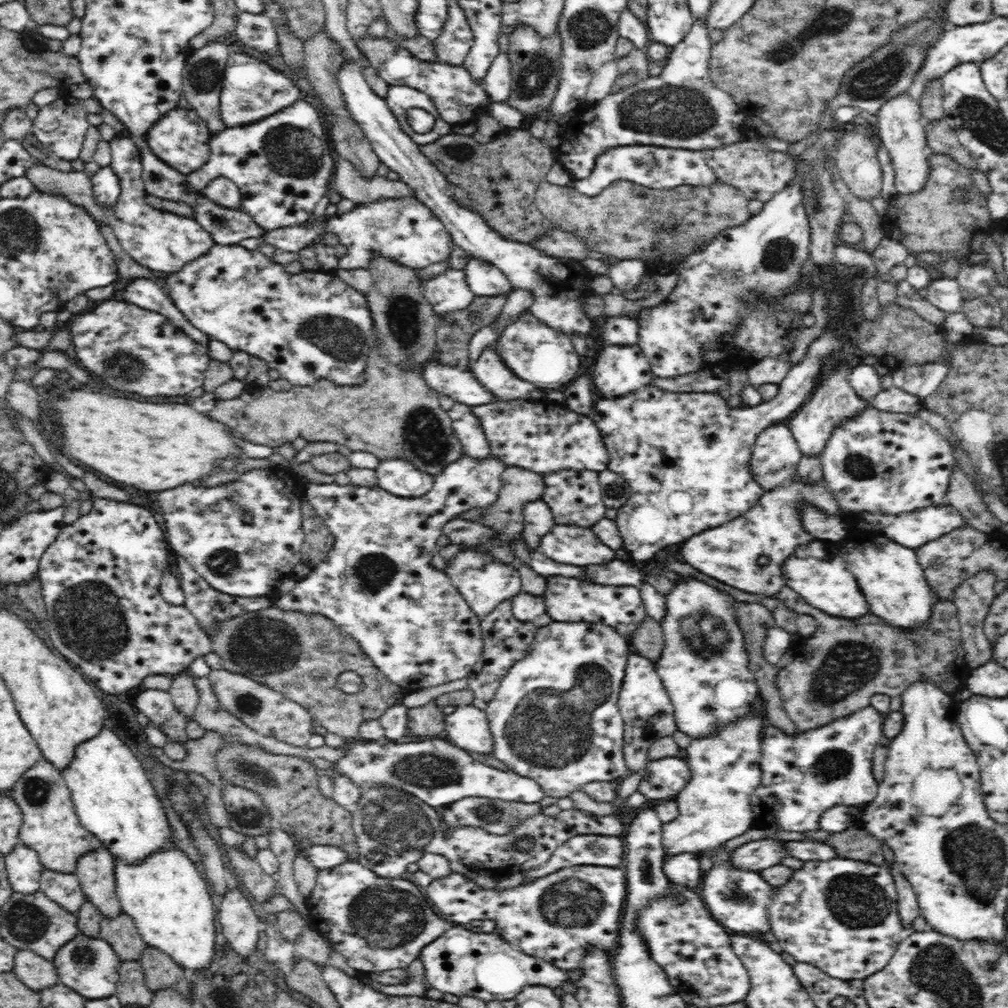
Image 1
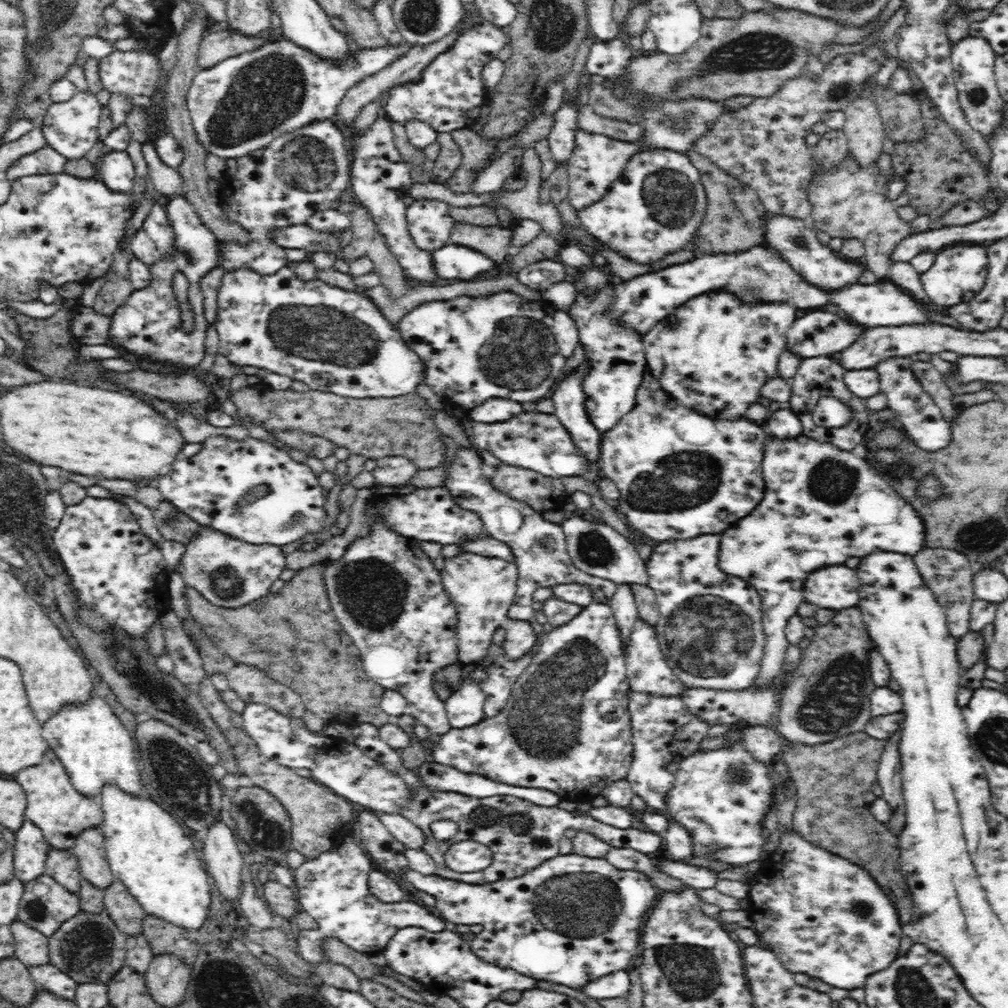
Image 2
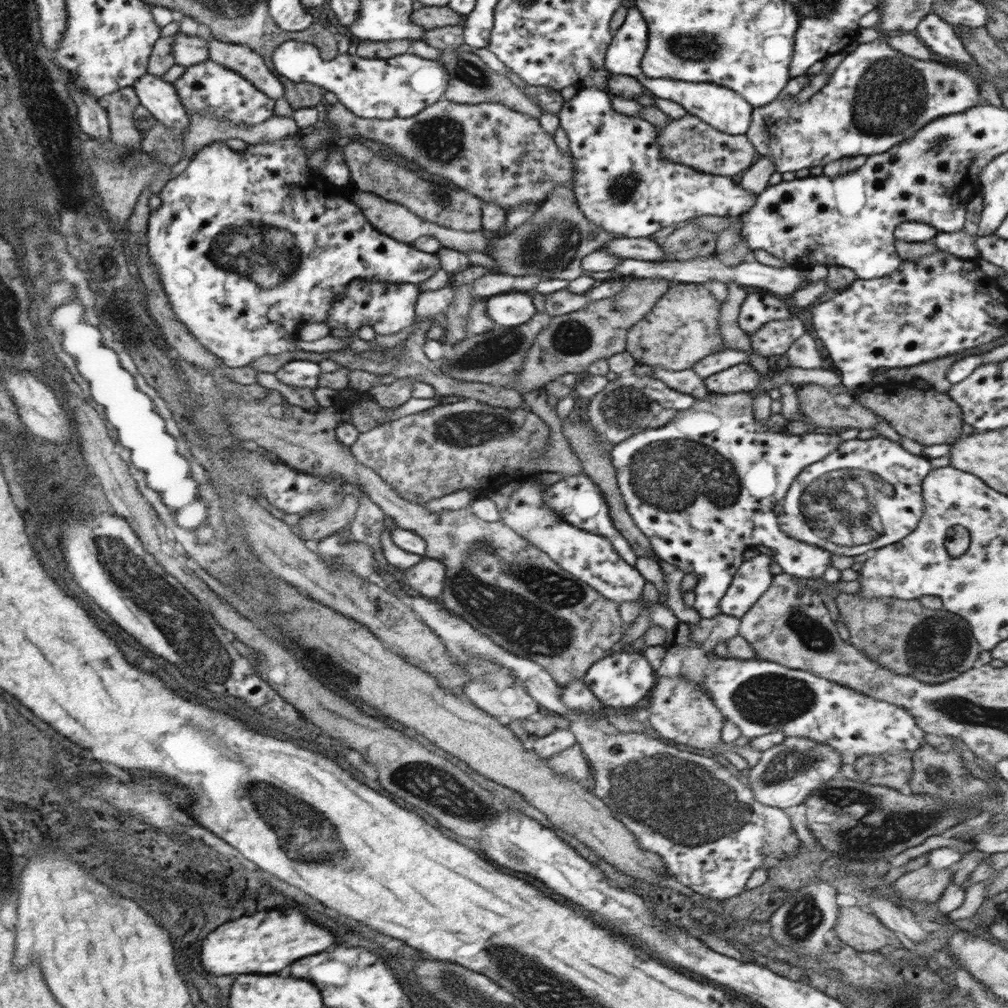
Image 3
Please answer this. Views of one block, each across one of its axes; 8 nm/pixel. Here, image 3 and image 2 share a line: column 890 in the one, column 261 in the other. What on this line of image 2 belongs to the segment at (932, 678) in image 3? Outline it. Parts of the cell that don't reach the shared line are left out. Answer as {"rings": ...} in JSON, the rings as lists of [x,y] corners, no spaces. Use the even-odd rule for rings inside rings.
{"rings":[[[323,561],[300,569],[280,591],[269,593],[243,607],[233,609],[217,607],[209,603],[196,589],[188,586],[184,588],[184,597],[188,601],[190,617],[203,626],[201,629],[209,636],[212,643],[232,658],[235,664],[254,666],[267,672],[269,677],[276,679],[276,682],[298,693],[302,697],[305,709],[321,719],[326,718],[326,722],[338,722],[350,726],[367,723],[380,728],[384,724],[395,721],[381,708],[381,698],[385,689],[366,675],[361,667],[357,646],[341,629],[341,625],[336,624],[337,619],[331,610],[323,581],[326,567],[327,561]]]}

